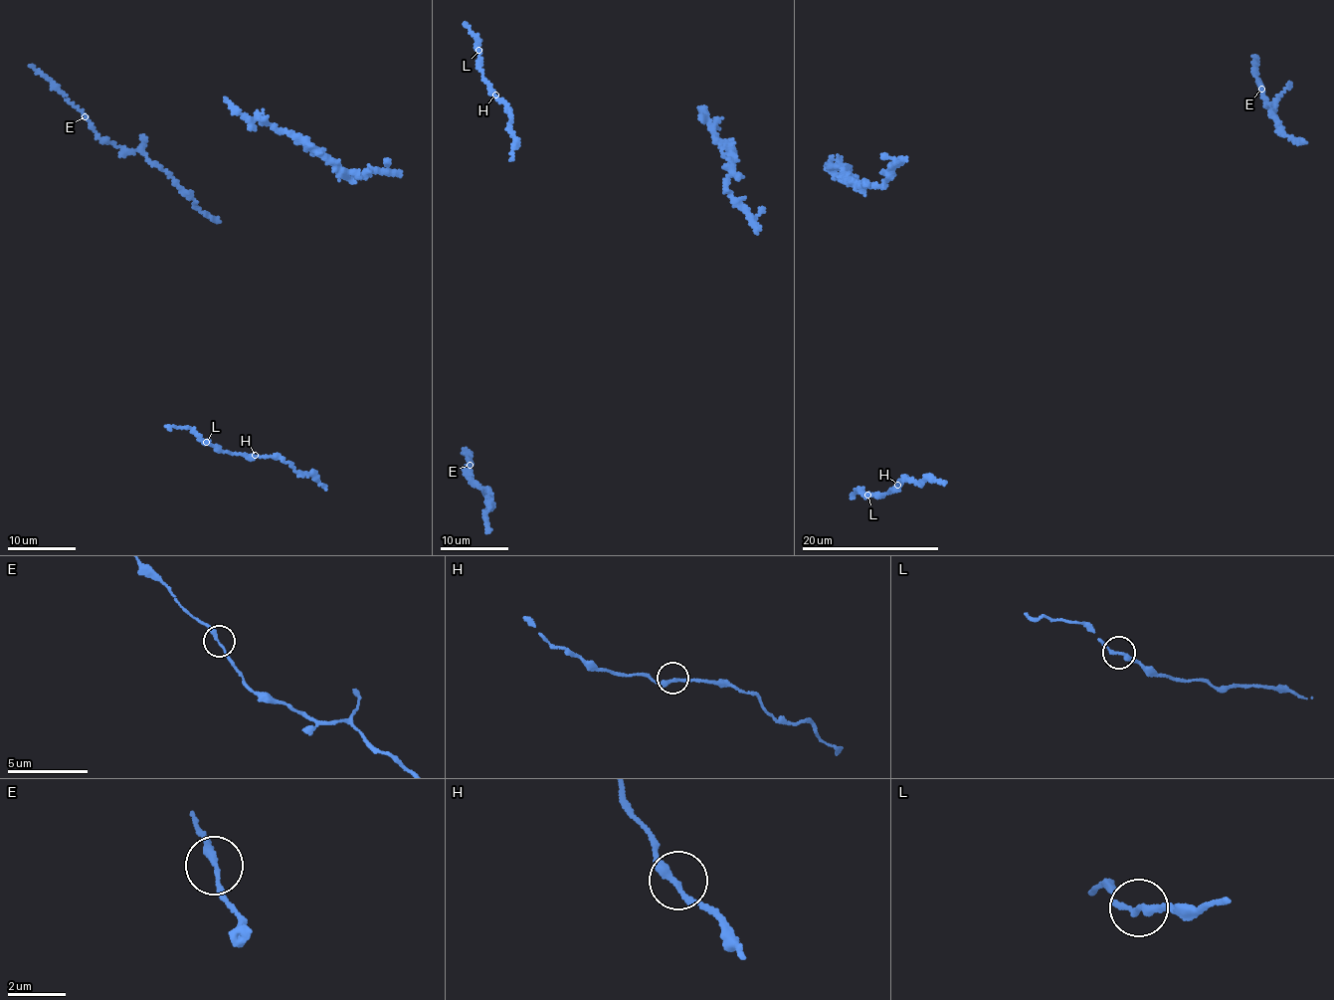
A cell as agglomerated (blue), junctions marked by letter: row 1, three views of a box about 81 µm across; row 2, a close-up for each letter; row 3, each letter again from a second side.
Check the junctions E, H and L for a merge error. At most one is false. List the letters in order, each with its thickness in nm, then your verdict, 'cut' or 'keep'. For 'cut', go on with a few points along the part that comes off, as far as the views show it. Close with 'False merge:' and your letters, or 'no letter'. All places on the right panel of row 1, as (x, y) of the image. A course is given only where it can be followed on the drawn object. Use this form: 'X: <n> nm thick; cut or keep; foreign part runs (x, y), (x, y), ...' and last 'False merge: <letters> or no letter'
E: 200 nm thick; keep
H: 240 nm thick; keep
L: 200 nm thick; keep
False merge: no letter

